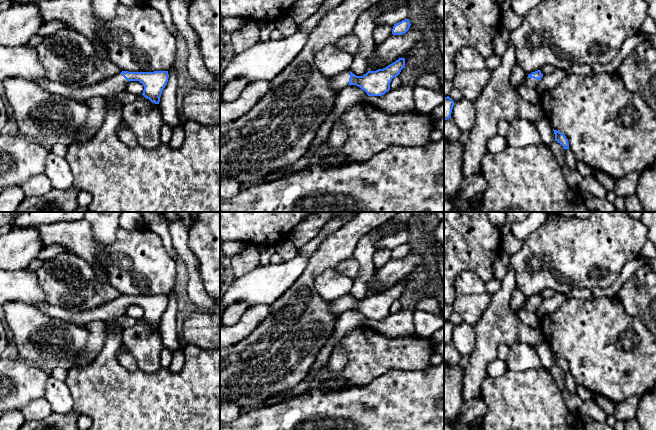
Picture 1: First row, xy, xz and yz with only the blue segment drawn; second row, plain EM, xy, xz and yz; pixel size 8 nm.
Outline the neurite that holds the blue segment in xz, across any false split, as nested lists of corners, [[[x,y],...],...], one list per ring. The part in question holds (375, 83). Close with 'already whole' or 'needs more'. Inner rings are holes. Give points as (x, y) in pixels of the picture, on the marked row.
[[[399,58],[383,69],[368,71],[363,76],[356,76],[351,71],[330,77],[330,85],[338,90],[356,85],[364,90],[368,96],[382,96],[390,90],[392,79],[398,76],[405,67],[405,59]]]; needs more

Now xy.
[[[122,71],[118,75],[109,76],[97,83],[84,88],[75,89],[57,81],[44,80],[35,82],[48,92],[68,97],[72,100],[85,101],[91,97],[118,96],[125,91],[130,81],[139,81],[143,84],[142,95],[155,104],[159,104],[163,89],[169,78],[168,71],[128,72]]]; needs more

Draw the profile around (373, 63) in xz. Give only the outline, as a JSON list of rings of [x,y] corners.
[[[374,49],[373,52],[370,54],[369,59],[368,59],[368,68],[370,68],[370,69],[376,68],[378,70],[378,69],[383,69],[385,67],[387,67],[387,66],[381,64],[377,60],[377,55],[376,55],[375,49]]]

